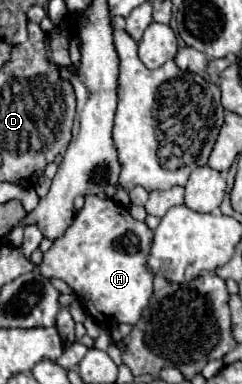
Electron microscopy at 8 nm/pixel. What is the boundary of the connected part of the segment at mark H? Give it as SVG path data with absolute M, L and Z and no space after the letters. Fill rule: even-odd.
M86 195L86 203L82 211L76 213L72 225L68 227L66 235L58 239L48 253L44 253L44 261L38 267L44 277L58 277L70 285L76 295L80 295L80 303L88 311L88 315L100 323L102 327L112 327L118 323L134 325L142 309L148 305L148 299L152 295L152 279L154 275L146 267L146 259L152 245L152 231L146 227L146 223L136 221L130 217L128 209L122 205L116 205L112 199L100 199L96 195Z

